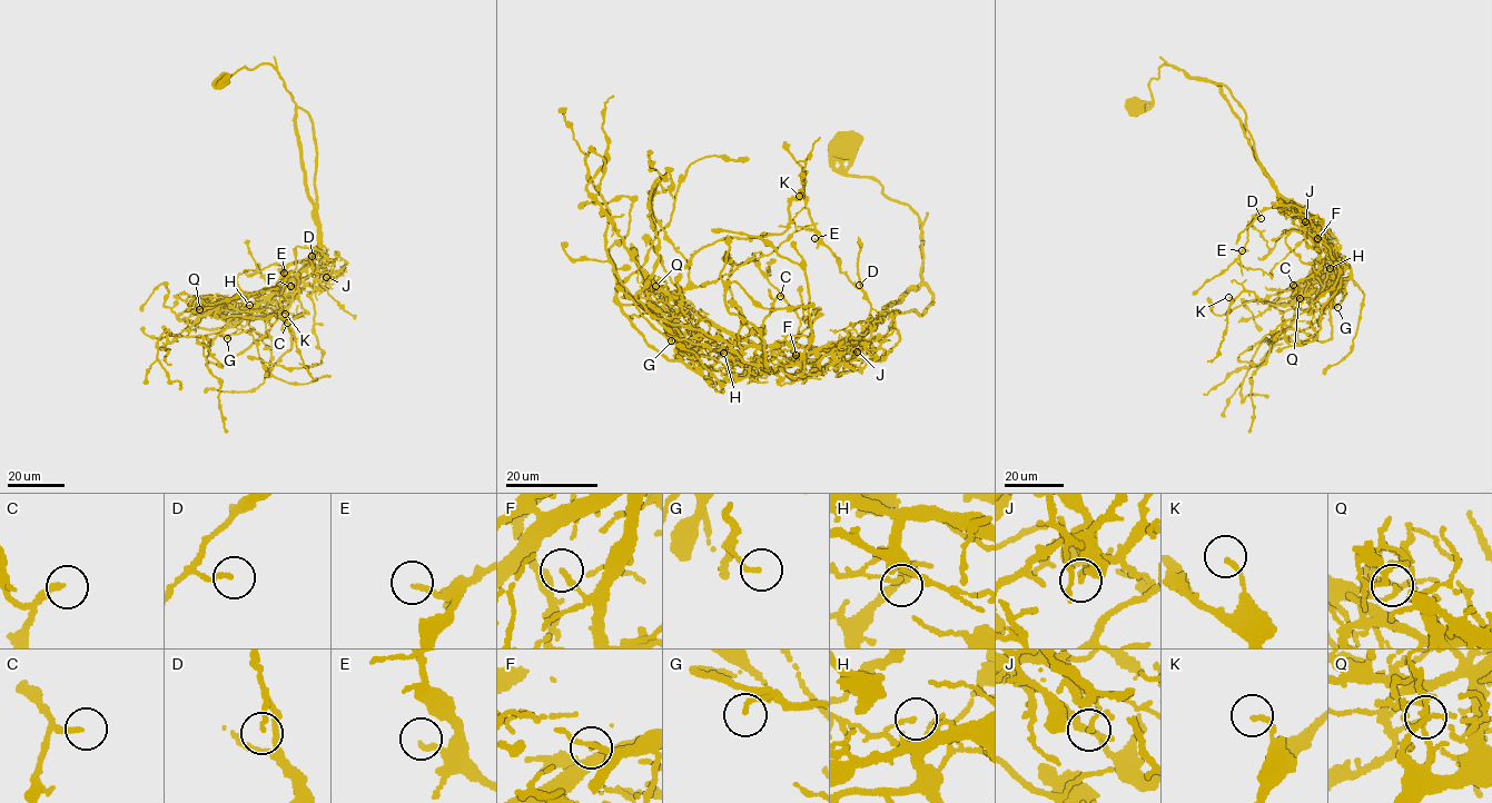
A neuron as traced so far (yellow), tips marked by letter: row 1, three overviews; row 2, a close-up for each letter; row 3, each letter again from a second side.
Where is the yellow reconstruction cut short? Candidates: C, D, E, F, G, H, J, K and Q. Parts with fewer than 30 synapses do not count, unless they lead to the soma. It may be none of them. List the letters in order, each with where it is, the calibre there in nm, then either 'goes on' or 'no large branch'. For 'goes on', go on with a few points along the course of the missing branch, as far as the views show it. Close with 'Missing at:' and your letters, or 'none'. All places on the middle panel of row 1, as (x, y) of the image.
C: place (780, 296); calibre 200 nm; goes on; course (780, 296), (783, 284), (792, 275), (787, 250), (762, 221), (764, 241)
D: place (859, 285); calibre 140 nm; no large branch
E: place (814, 238); calibre 170 nm; no large branch
F: place (796, 355); calibre 180 nm; no large branch
G: place (671, 340); calibre 140 nm; no large branch
H: place (723, 353); calibre 150 nm; no large branch
J: place (857, 352); calibre 170 nm; no large branch
K: place (799, 196); calibre 160 nm; no large branch
Q: place (655, 286); calibre 160 nm; no large branch
Missing at: C

